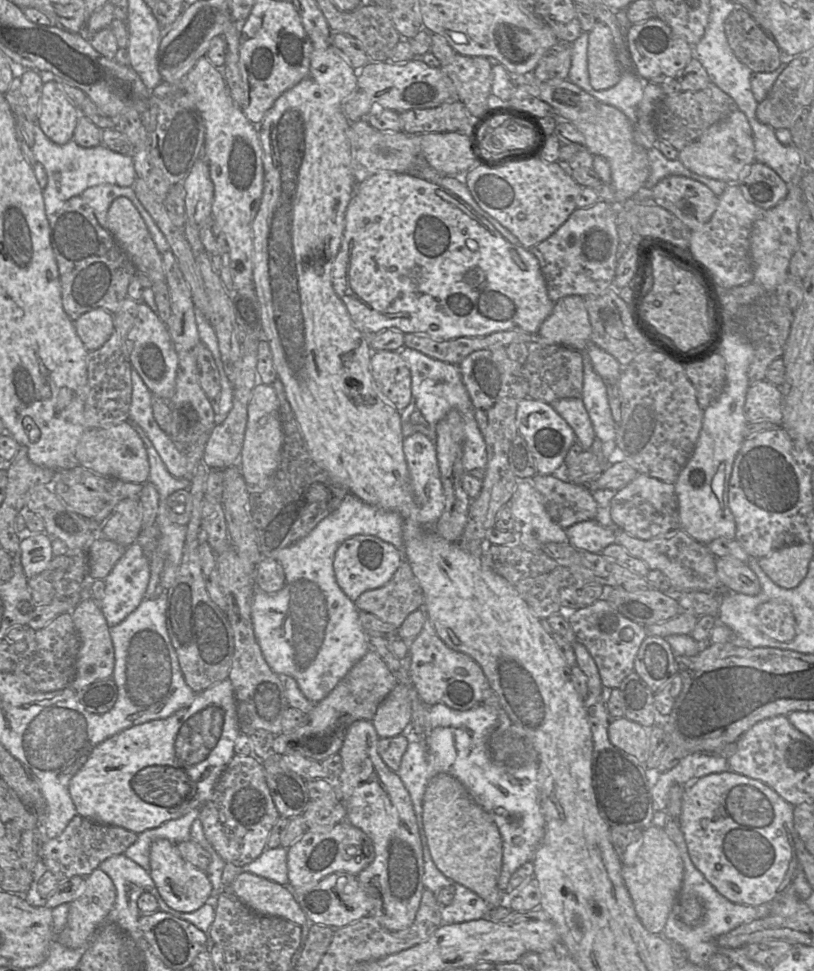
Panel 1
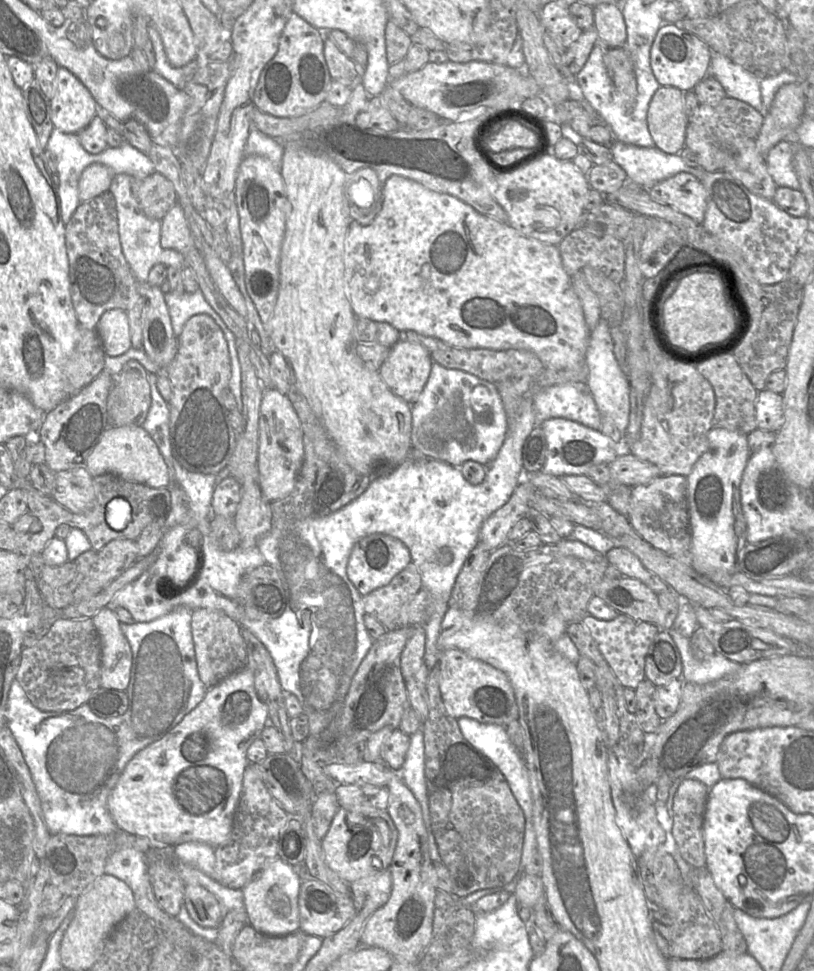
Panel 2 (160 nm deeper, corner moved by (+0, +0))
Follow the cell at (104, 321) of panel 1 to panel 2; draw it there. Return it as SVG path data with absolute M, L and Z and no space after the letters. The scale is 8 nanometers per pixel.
M106 311L95 328L102 342L106 356L119 356L131 347L128 317L125 311Z

